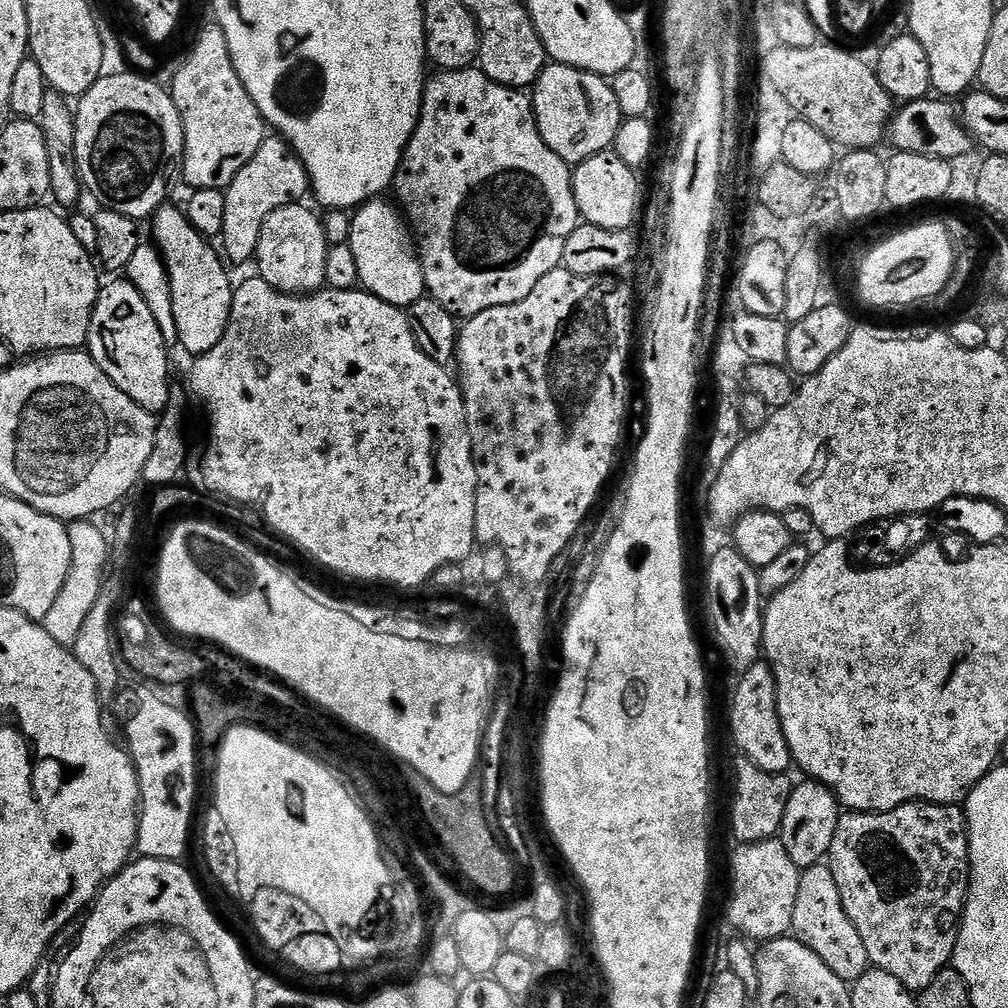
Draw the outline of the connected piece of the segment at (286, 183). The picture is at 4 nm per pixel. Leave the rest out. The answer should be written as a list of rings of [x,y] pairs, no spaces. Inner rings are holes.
[[[279,134],[265,135],[258,154],[238,170],[238,178],[223,189],[225,196],[225,221],[222,222],[220,236],[224,240],[222,252],[229,261],[244,264],[255,257],[258,250],[258,237],[262,235],[262,222],[270,218],[274,210],[282,206],[301,203],[310,192],[310,181],[306,166],[296,156],[287,140]]]

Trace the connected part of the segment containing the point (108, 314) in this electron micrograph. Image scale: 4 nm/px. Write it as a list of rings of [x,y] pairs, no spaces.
[[[116,278],[113,284],[101,287],[88,331],[86,351],[98,362],[100,369],[108,375],[110,382],[122,390],[138,406],[159,414],[168,407],[170,383],[168,384],[168,354],[170,348],[164,344],[162,330],[155,321],[142,294],[127,278]]]

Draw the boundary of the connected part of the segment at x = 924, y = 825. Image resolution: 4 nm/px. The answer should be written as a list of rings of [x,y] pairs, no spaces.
[[[903,804],[889,812],[841,815],[826,857],[838,882],[842,906],[866,945],[868,963],[894,974],[908,991],[919,994],[934,982],[934,974],[949,967],[960,933],[964,898],[968,895],[968,818],[960,804]]]

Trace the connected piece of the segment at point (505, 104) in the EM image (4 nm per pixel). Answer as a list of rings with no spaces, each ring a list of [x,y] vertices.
[[[479,67],[457,68],[455,70],[440,70],[435,73],[437,76],[427,81],[424,86],[424,101],[418,110],[416,118],[416,128],[408,138],[406,145],[400,154],[400,165],[394,173],[394,193],[395,199],[398,201],[399,207],[402,209],[403,215],[406,217],[410,231],[415,239],[417,249],[420,253],[420,265],[424,271],[424,286],[427,295],[431,299],[436,300],[445,308],[449,314],[457,318],[467,318],[474,314],[482,314],[482,310],[490,310],[494,306],[510,306],[514,302],[522,302],[522,298],[526,298],[526,294],[530,294],[530,290],[534,290],[534,286],[538,286],[538,282],[542,282],[542,278],[546,278],[546,274],[550,274],[550,270],[561,267],[564,262],[564,251],[566,250],[566,242],[570,238],[570,234],[574,234],[574,230],[580,227],[582,221],[580,219],[580,211],[578,210],[578,202],[574,198],[574,190],[572,189],[572,173],[573,169],[562,158],[558,158],[558,154],[554,154],[554,150],[550,150],[550,146],[546,146],[546,142],[542,142],[542,134],[536,125],[536,115],[532,109],[532,97],[527,91],[519,88],[507,88],[498,82],[491,80],[488,75],[480,71]]]

